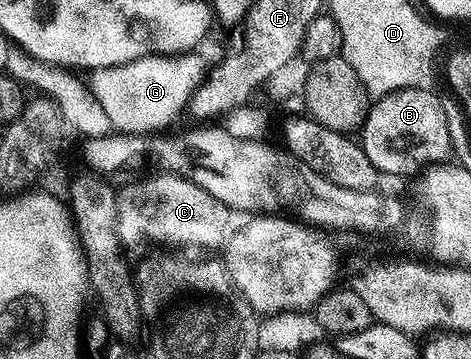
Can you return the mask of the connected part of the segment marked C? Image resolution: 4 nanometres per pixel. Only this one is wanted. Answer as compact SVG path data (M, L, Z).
M162 171L159 177L146 177L117 194L116 227L123 246L159 241L162 245L191 245L194 249L214 249L227 240L231 210L220 199L208 195L204 187L173 171Z

